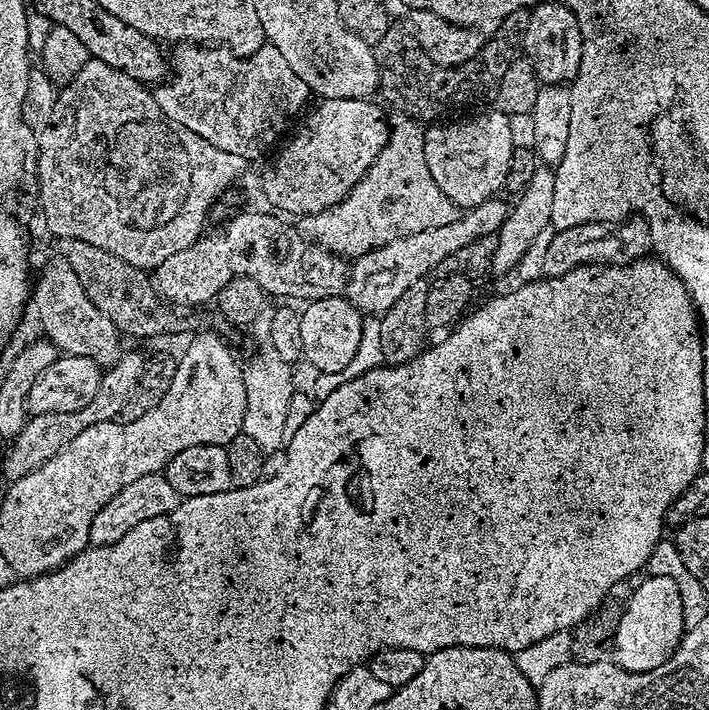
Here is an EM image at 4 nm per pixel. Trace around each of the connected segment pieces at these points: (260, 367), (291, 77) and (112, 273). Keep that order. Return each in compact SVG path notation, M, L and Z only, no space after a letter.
M271 350L254 353L244 368L243 432L254 438L266 454L284 448L290 432L288 415L292 412L292 372L293 365L282 362L282 358Z
M196 42L177 48L180 48L176 52L180 59L180 88L157 87L154 92L162 114L198 134L198 138L206 138L218 150L238 154L245 162L258 159L275 140L282 140L292 120L305 111L304 106L311 97L306 82L298 78L272 43L261 43L252 56L238 56L227 46L201 46Z
M60 238L56 248L60 251L59 259L70 266L70 270L82 282L82 290L114 322L114 326L125 337L128 336L160 336L172 324L173 313L164 312L166 304L154 293L154 281L143 268L130 266L122 258L110 254L110 250L102 250L102 246L90 246L90 242Z

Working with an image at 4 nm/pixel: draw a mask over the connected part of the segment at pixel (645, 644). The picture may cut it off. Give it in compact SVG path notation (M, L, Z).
M659 574L649 577L649 580L642 581L633 590L632 597L627 597L614 639L615 659L623 662L622 667L628 672L644 670L644 660L652 660L652 668L663 664L680 644L686 631L682 598L678 594L674 578Z

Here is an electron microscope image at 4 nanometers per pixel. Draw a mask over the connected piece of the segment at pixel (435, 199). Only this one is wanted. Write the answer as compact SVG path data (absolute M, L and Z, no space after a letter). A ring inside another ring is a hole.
M411 118L391 125L388 141L367 174L333 208L313 212L301 219L299 231L305 240L335 256L355 258L381 248L399 236L418 234L430 226L446 226L462 215L461 209L438 188L426 166L424 128Z

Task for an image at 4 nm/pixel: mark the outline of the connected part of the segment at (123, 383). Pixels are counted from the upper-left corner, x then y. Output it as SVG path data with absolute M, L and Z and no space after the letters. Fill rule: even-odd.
M125 351L120 359L112 367L103 373L98 386L98 394L84 404L73 407L73 412L40 412L37 416L29 415L24 425L8 448L8 457L4 460L4 472L8 478L15 478L24 475L31 468L40 468L54 454L70 442L70 438L76 438L86 426L94 426L98 422L116 420L120 415L122 406L134 390L138 378L144 369L145 357L139 356L136 352Z

